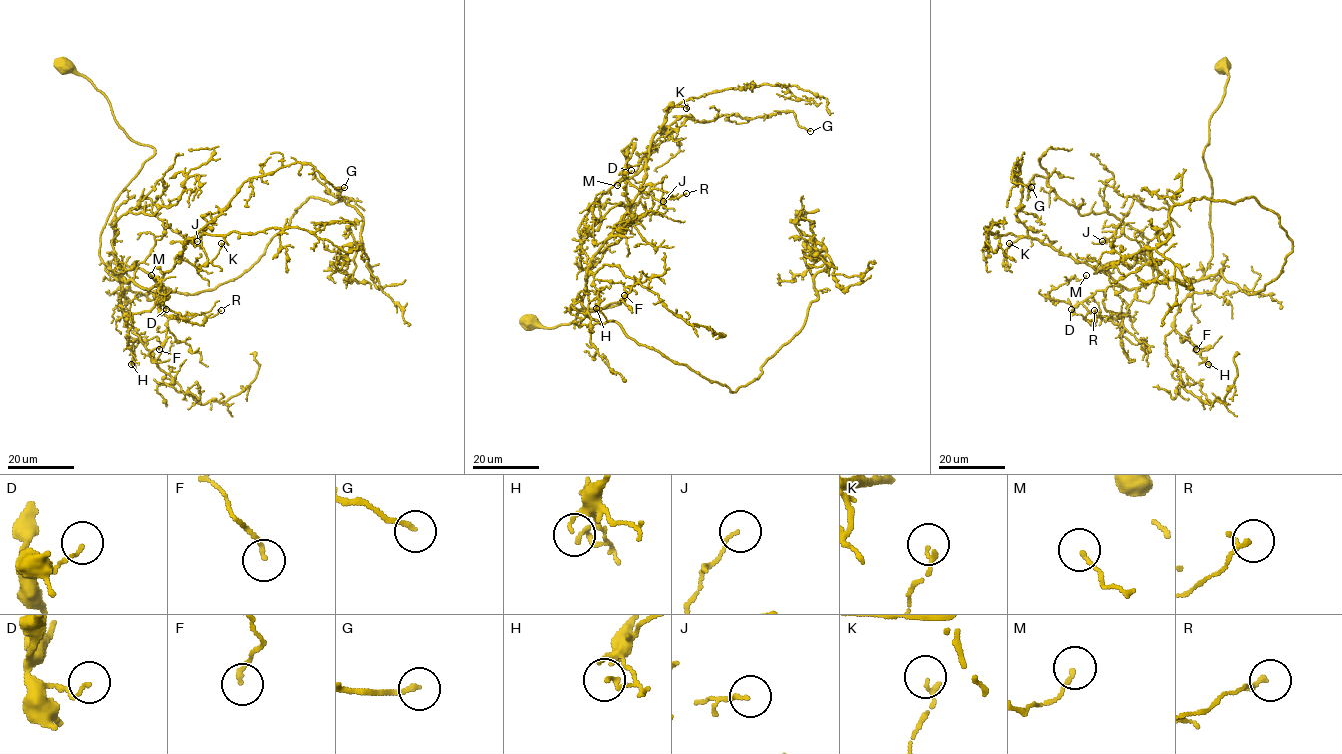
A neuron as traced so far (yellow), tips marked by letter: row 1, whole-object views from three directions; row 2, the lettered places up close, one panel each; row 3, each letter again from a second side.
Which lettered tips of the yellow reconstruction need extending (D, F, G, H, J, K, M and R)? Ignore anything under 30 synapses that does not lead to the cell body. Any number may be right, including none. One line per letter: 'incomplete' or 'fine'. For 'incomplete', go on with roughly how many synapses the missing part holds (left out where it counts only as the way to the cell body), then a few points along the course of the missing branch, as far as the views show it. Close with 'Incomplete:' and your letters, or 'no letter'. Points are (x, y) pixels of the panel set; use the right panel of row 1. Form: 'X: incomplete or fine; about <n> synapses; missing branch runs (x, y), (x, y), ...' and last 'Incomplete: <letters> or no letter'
D: fine
F: fine
G: fine
H: fine
J: fine
K: fine
M: fine
R: fine
Incomplete: no letter

